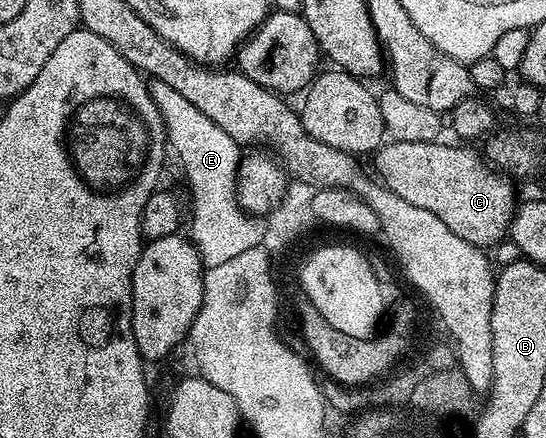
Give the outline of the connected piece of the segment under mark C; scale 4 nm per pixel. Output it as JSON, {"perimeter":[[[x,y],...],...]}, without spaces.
{"perimeter":[[[392,139],[374,153],[374,175],[397,198],[437,214],[457,238],[484,250],[490,249],[490,244],[498,245],[510,233],[511,219],[515,217],[517,199],[512,181],[488,164],[480,153],[478,156],[471,149],[474,147],[441,143]]]}

